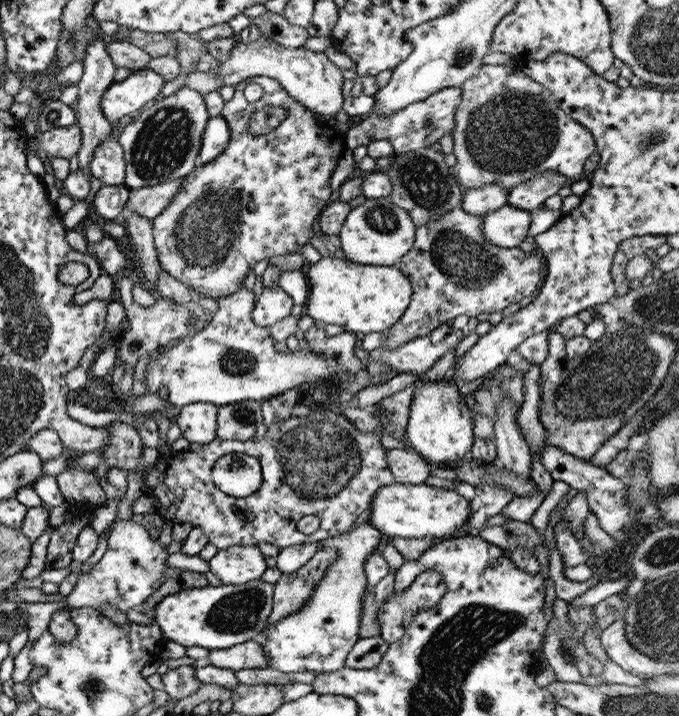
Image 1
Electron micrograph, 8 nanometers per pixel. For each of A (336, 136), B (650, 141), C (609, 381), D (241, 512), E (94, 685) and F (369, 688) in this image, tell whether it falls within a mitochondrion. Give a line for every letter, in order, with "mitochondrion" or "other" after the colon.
A: other
B: mitochondrion
C: mitochondrion
D: other
E: mitochondrion
F: other

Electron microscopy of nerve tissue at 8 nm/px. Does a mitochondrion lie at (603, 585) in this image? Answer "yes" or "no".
no

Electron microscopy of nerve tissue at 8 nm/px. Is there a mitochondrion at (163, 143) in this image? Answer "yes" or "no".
yes

